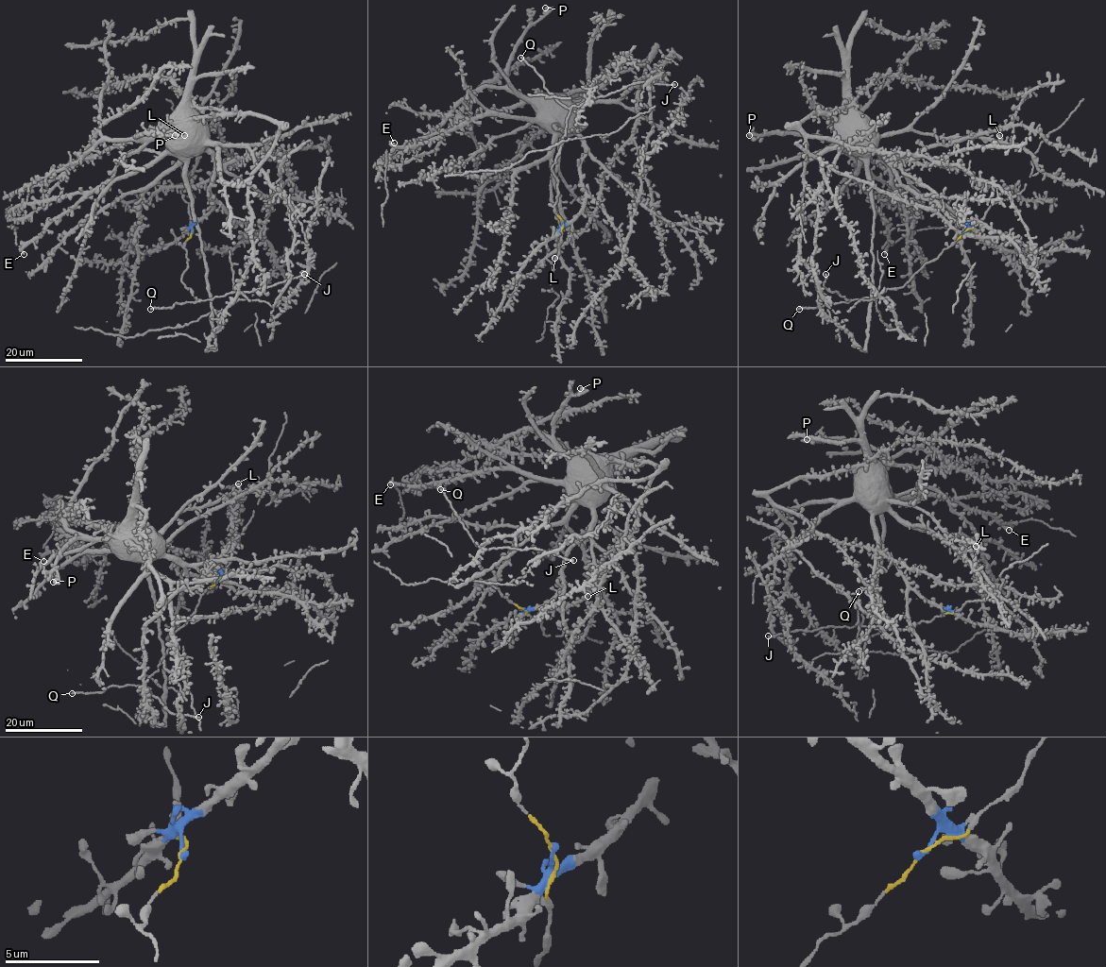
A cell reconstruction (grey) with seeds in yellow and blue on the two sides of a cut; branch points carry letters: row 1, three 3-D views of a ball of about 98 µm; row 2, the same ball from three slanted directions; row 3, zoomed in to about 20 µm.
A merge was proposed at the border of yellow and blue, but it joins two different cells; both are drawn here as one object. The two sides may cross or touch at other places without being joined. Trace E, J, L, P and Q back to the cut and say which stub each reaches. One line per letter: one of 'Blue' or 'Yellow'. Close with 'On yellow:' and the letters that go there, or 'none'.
E: Blue
J: Yellow
L: Blue
P: Blue
Q: Yellow
On yellow: J, Q

